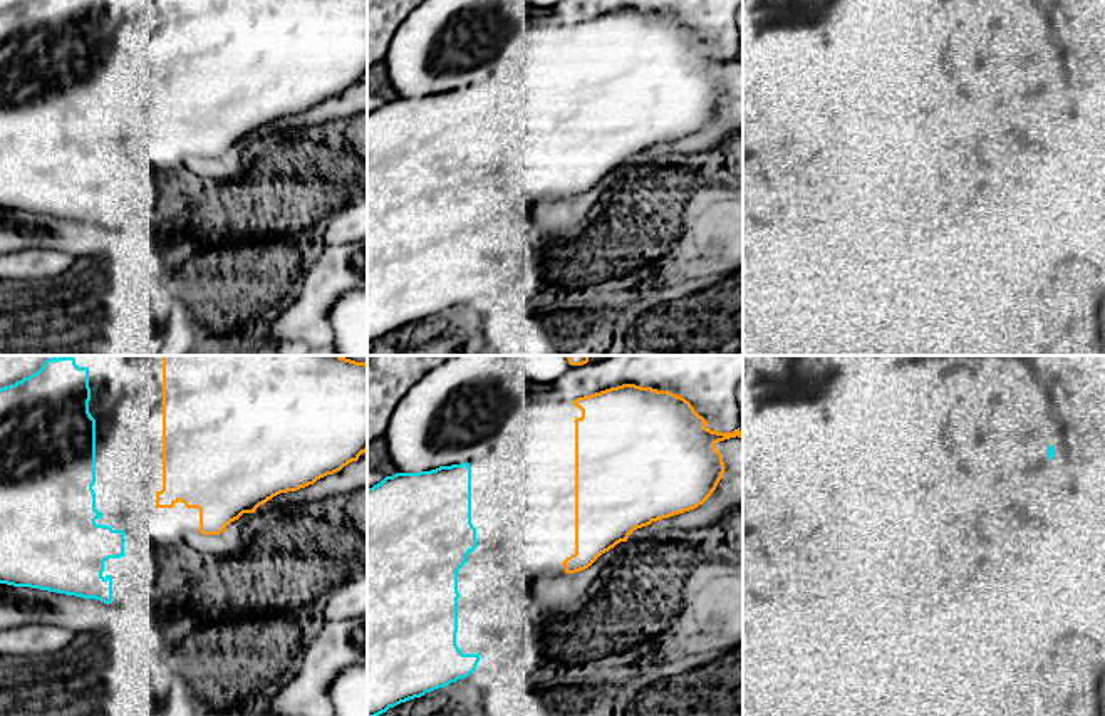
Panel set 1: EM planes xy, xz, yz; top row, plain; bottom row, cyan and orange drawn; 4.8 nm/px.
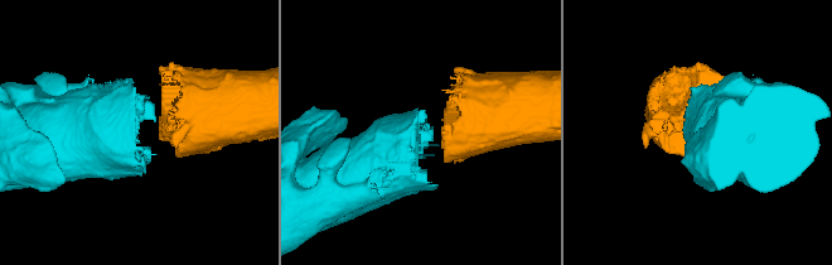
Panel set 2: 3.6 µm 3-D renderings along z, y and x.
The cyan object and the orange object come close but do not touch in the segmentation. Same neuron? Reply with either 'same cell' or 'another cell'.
same cell

